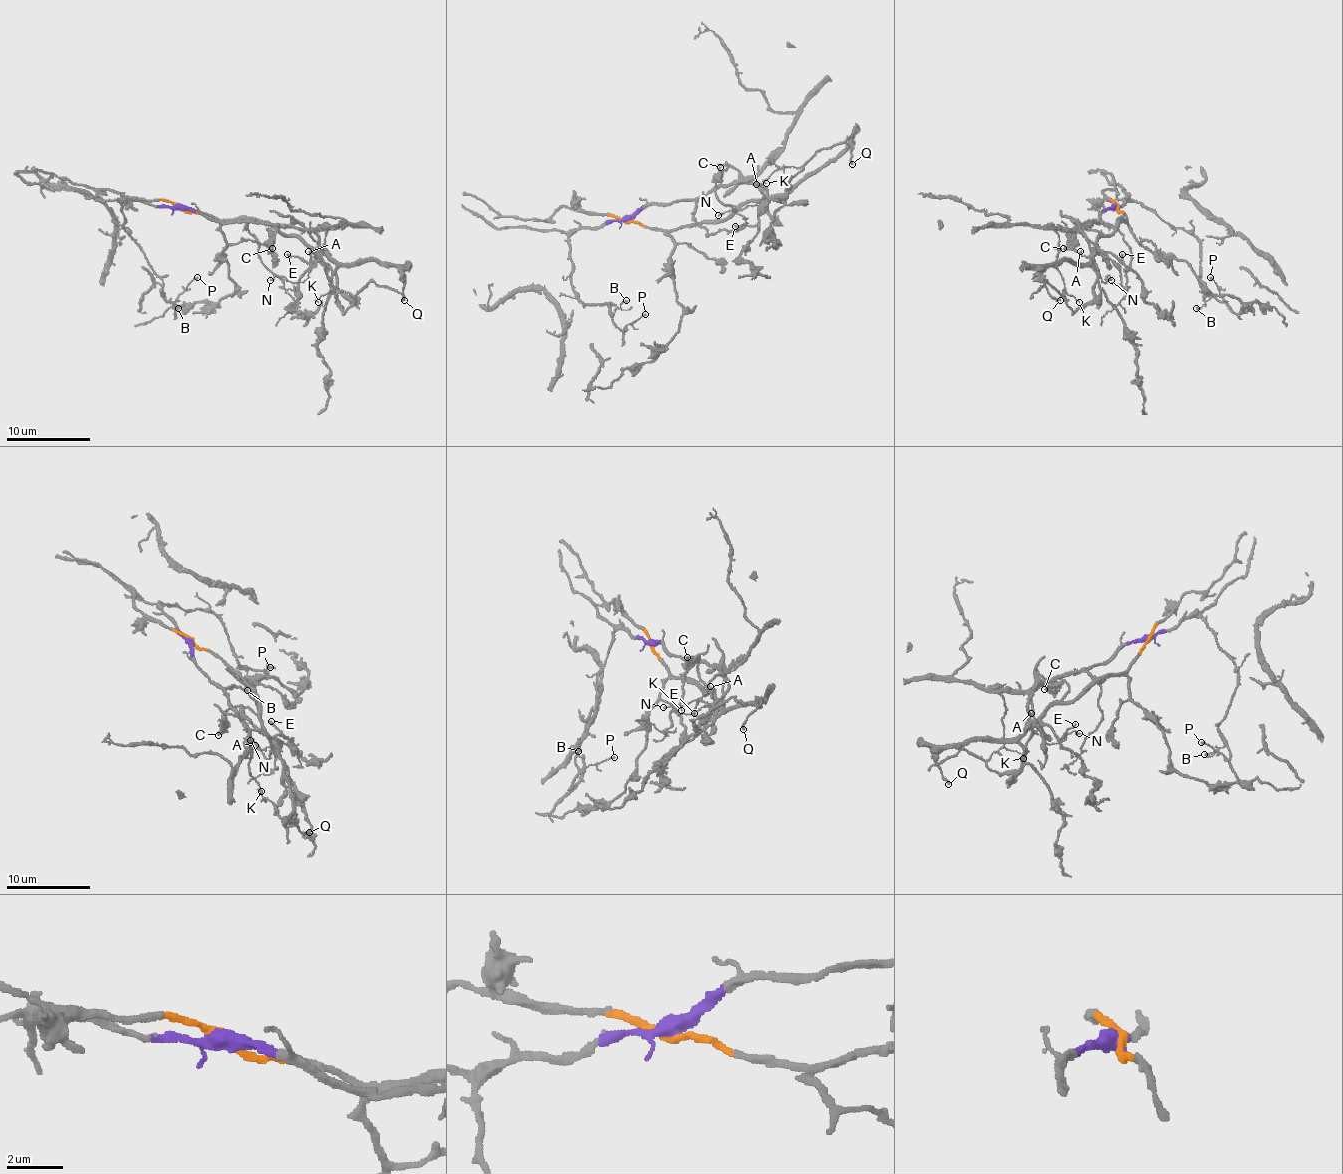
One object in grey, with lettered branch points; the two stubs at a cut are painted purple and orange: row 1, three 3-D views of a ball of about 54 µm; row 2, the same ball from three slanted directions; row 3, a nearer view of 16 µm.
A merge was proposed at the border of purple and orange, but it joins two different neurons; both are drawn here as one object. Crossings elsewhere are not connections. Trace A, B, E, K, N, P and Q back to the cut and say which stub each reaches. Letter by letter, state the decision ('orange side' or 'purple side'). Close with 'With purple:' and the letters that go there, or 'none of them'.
A: orange side
B: purple side
E: orange side
K: purple side
N: orange side
P: purple side
Q: orange side
With purple: B, K, P

